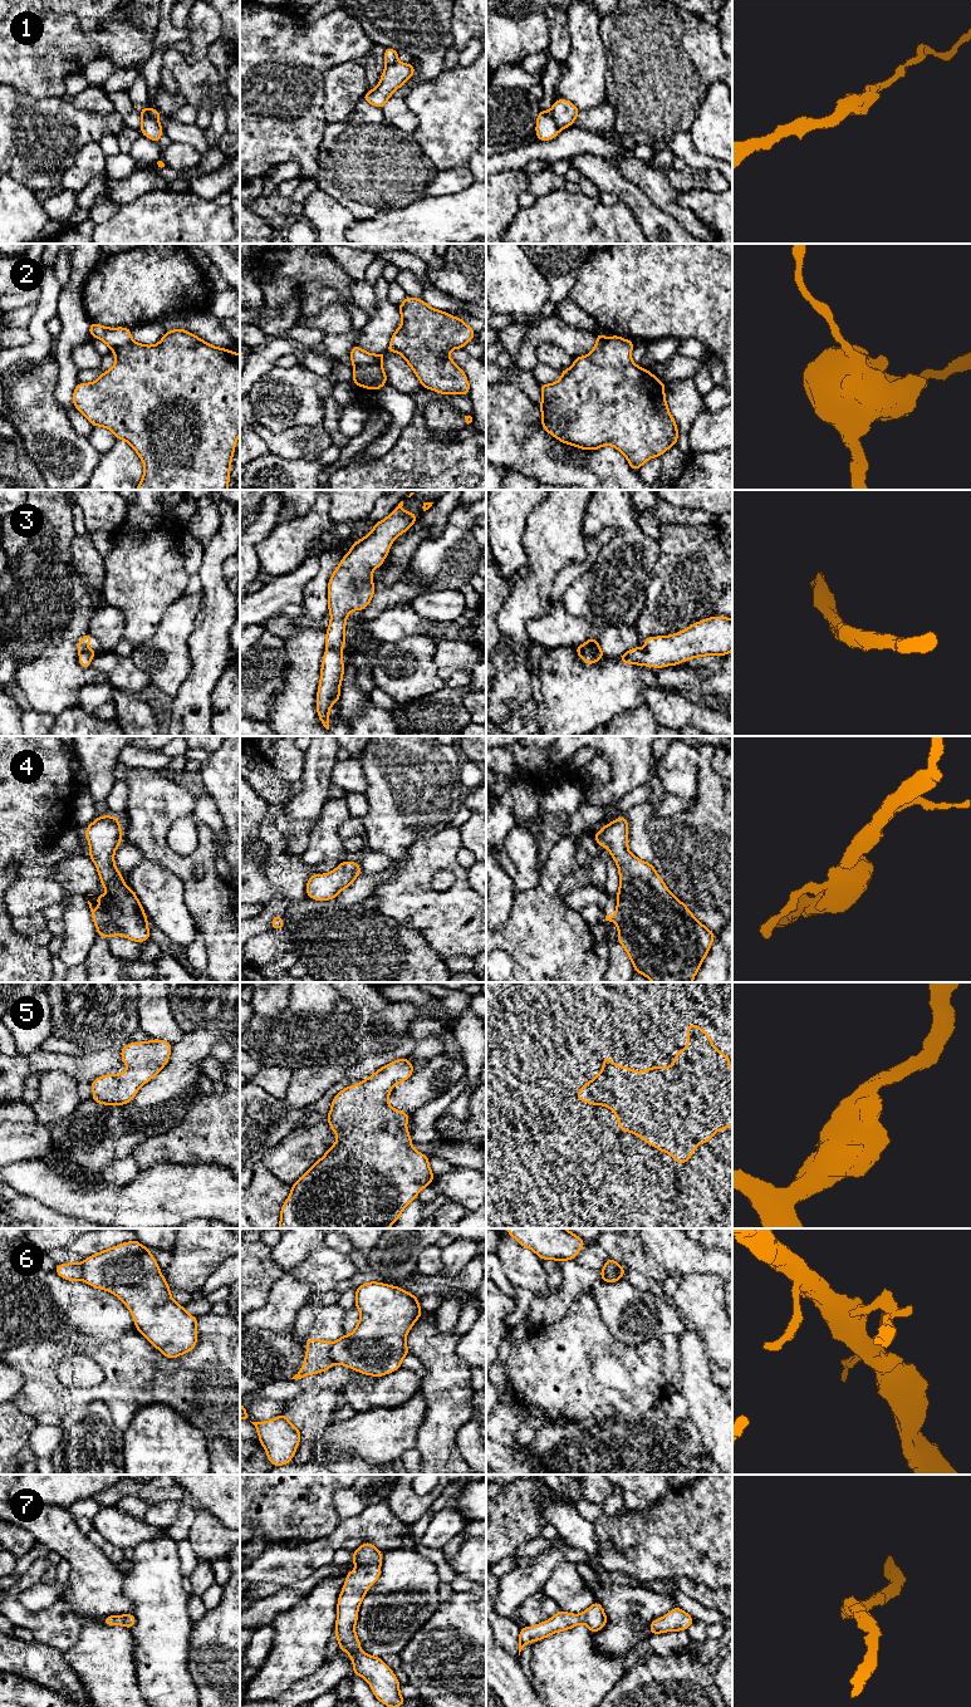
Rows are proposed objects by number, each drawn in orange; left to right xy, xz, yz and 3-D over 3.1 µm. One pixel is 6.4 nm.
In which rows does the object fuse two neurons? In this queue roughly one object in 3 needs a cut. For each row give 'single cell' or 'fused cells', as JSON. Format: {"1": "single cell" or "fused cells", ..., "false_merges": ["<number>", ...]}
{"1": "fused cells", "2": "fused cells", "3": "single cell", "4": "single cell", "5": "single cell", "6": "fused cells", "7": "single cell", "false_merges": ["1", "2", "6"]}

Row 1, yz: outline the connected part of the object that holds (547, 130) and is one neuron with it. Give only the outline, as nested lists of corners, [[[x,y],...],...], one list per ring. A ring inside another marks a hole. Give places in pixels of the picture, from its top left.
[[[541,111],[536,118],[536,137],[539,141],[550,141],[559,133],[555,121],[551,117],[550,111]]]

